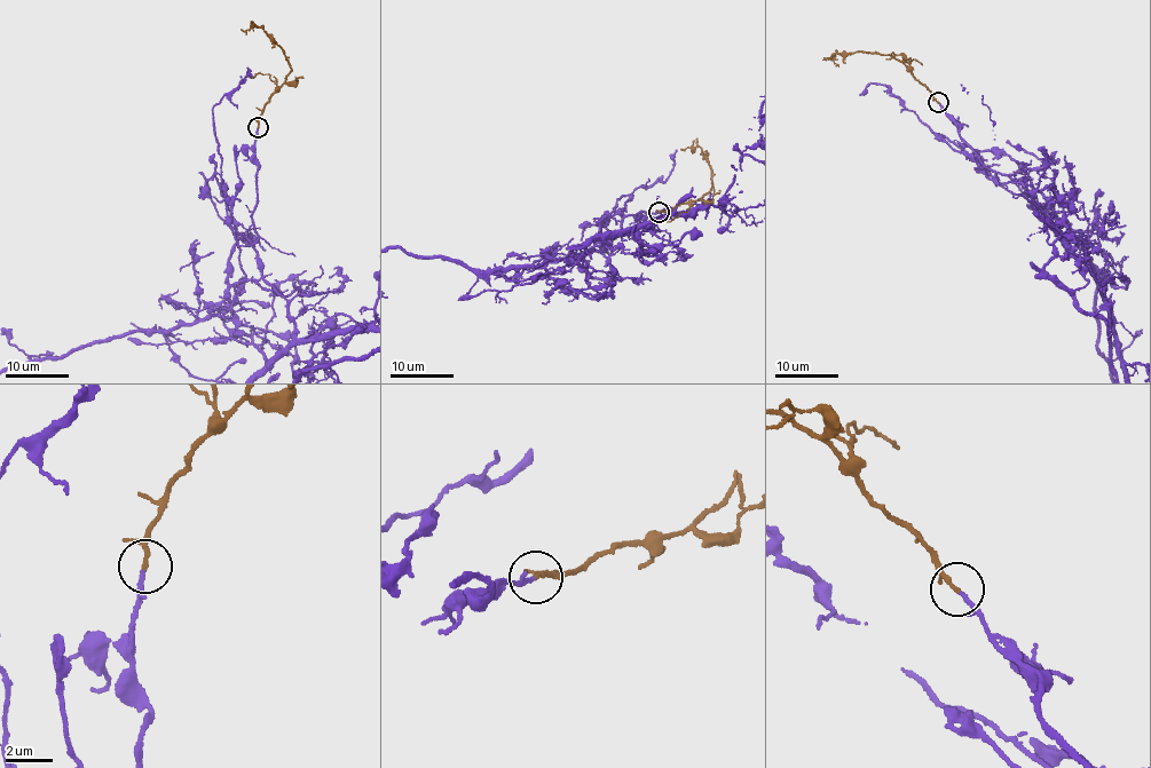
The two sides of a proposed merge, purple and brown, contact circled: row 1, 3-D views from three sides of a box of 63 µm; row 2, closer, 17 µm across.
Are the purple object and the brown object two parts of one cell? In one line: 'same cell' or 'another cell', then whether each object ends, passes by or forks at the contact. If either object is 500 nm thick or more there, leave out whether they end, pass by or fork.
same cell | purple ends | brown passes by

